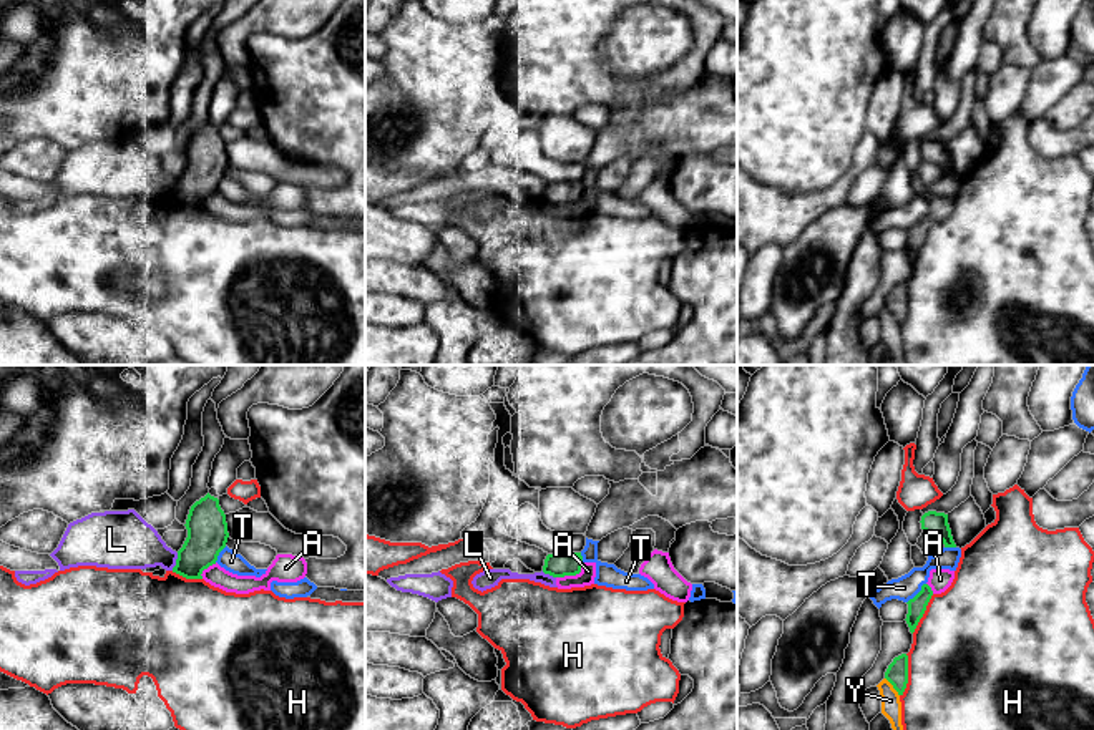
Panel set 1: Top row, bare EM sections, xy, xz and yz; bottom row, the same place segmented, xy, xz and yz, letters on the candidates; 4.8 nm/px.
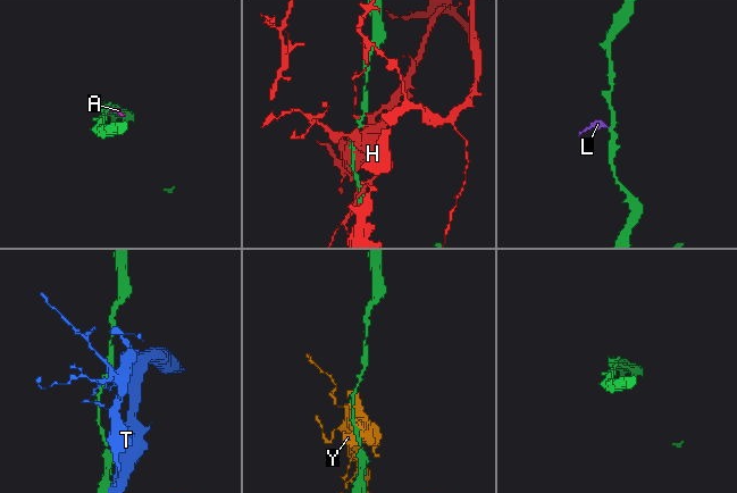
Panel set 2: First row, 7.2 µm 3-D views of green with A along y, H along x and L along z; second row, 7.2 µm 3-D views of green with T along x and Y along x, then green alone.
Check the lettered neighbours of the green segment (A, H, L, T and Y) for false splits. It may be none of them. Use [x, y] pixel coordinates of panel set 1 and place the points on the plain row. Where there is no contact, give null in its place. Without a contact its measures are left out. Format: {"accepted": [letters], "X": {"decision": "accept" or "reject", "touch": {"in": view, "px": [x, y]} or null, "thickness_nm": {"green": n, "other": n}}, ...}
{"accepted": [], "A": {"decision": "reject", "touch": {"in": "xz", "px": [571, 203]}, "thickness_nm": {"green": 130, "other": 80}}, "H": {"decision": "reject", "touch": {"in": "yz", "px": [907, 304]}, "thickness_nm": {"green": 110, "other": 500}}, "L": {"decision": "reject", "touch": {"in": "xy", "px": [176, 189]}, "thickness_nm": {"green": 190, "other": 260}}, "T": {"decision": "reject", "touch": {"in": "yz", "px": [918, 221]}, "thickness_nm": {"green": 90, "other": 120}}, "Y": {"decision": "reject", "touch": {"in": "yz", "px": [893, 316]}, "thickness_nm": {"green": 110, "other": 100}}}

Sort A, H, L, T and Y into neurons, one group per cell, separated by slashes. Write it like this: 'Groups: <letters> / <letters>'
Groups: A L / H / T / Y

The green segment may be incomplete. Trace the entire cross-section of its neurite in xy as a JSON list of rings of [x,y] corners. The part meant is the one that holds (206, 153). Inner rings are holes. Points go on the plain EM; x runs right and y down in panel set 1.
[[[209,121],[196,129],[186,148],[188,166],[178,179],[173,201],[186,207],[203,207],[203,199],[216,192],[229,161],[219,128]]]

